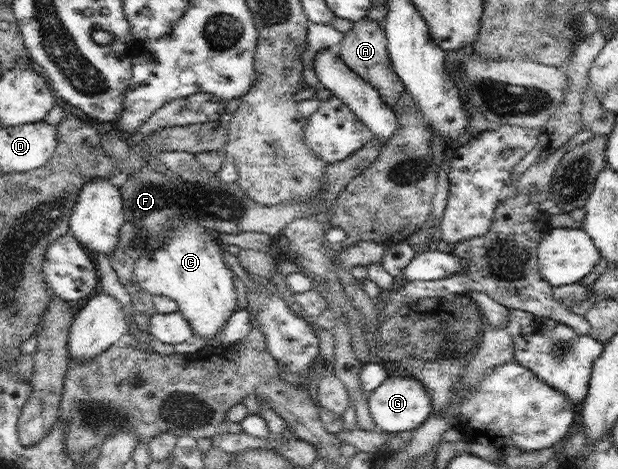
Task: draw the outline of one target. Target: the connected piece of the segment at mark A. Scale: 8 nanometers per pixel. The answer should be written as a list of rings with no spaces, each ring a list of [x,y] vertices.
[[[366,17],[363,24],[354,23],[352,30],[342,38],[341,50],[338,53],[348,68],[351,68],[359,77],[362,77],[380,92],[386,106],[393,107],[398,102],[400,95],[404,93],[405,86],[394,72],[392,61],[388,57],[387,40],[382,22],[374,22]]]

